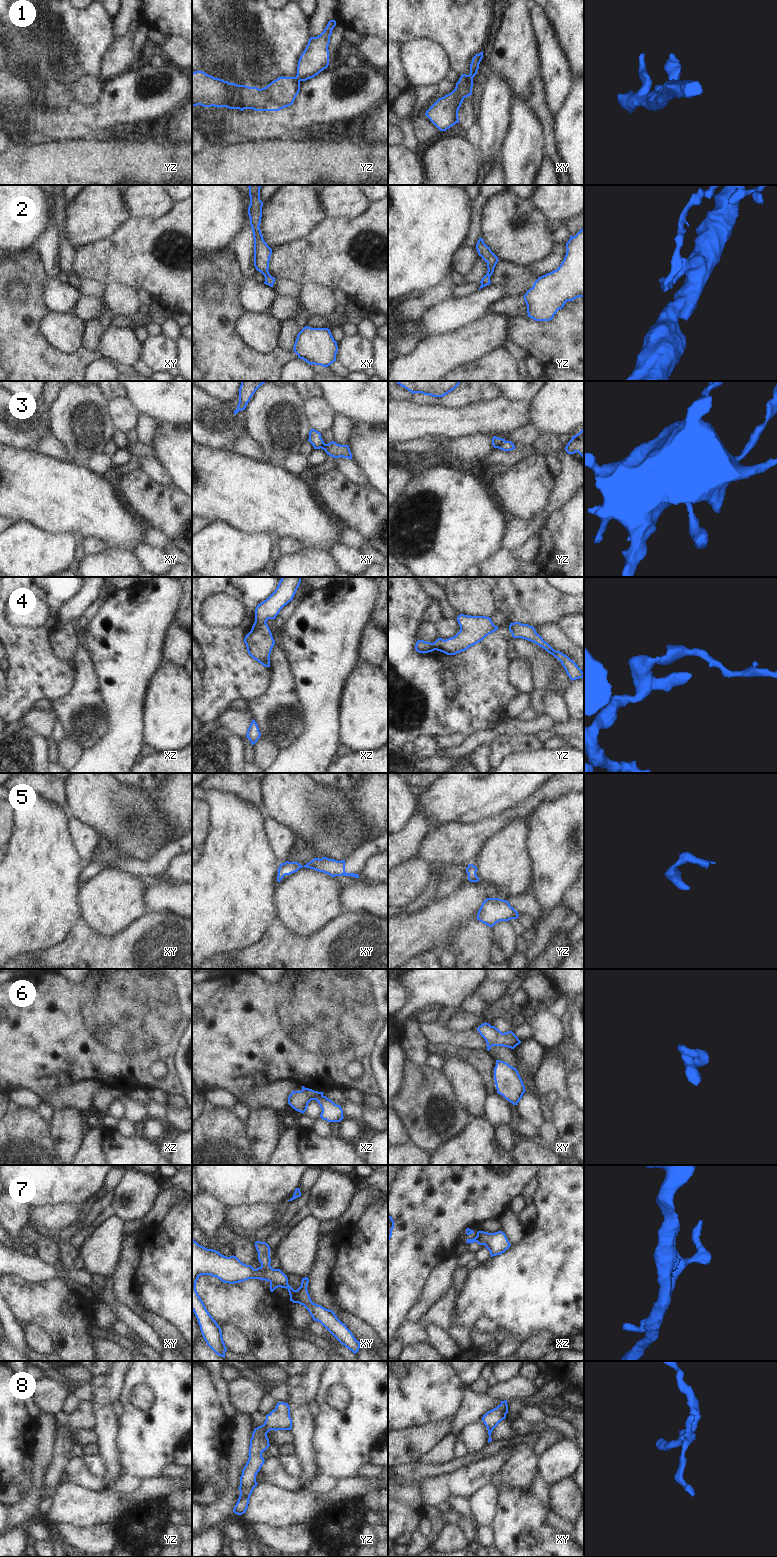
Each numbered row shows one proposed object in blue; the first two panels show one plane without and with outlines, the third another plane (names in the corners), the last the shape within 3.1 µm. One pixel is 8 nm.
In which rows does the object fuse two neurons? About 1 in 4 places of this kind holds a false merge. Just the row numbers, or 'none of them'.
3

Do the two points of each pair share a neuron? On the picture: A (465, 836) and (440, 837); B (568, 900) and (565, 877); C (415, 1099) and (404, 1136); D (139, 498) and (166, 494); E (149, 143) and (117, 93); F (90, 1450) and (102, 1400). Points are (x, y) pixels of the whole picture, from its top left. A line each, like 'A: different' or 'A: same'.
A: same
B: different
C: different
D: same
E: different
F: different

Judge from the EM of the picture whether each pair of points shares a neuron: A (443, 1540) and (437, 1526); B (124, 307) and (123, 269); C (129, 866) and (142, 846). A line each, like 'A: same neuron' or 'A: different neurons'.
A: different neurons
B: different neurons
C: different neurons

